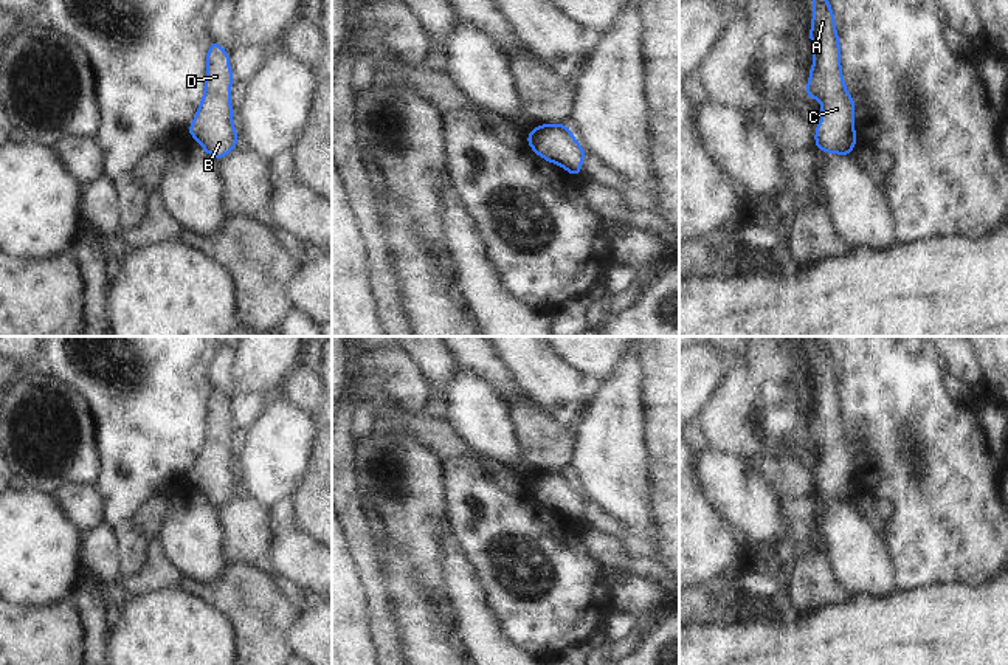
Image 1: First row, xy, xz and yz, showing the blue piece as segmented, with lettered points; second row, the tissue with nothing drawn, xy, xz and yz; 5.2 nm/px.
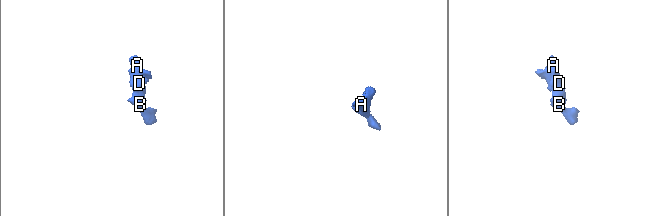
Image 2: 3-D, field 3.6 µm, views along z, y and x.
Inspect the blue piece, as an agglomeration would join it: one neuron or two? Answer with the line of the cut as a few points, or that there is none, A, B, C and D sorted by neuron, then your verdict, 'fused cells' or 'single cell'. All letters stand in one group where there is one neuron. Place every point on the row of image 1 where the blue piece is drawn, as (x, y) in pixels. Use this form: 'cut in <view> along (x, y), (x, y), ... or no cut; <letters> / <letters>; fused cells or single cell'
no cut; A B C D; single cell

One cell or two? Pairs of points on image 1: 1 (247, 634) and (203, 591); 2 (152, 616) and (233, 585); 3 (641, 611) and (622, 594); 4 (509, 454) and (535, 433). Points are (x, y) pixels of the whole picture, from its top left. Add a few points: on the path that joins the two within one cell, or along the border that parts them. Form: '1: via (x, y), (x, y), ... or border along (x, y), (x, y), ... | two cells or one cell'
1: via (244, 620), (217, 594) | one cell
2: border along (177, 586), (213, 605), (228, 620) | two cells
3: via (636, 606), (627, 597) | one cell
4: border along (507, 411), (520, 456) | two cells

